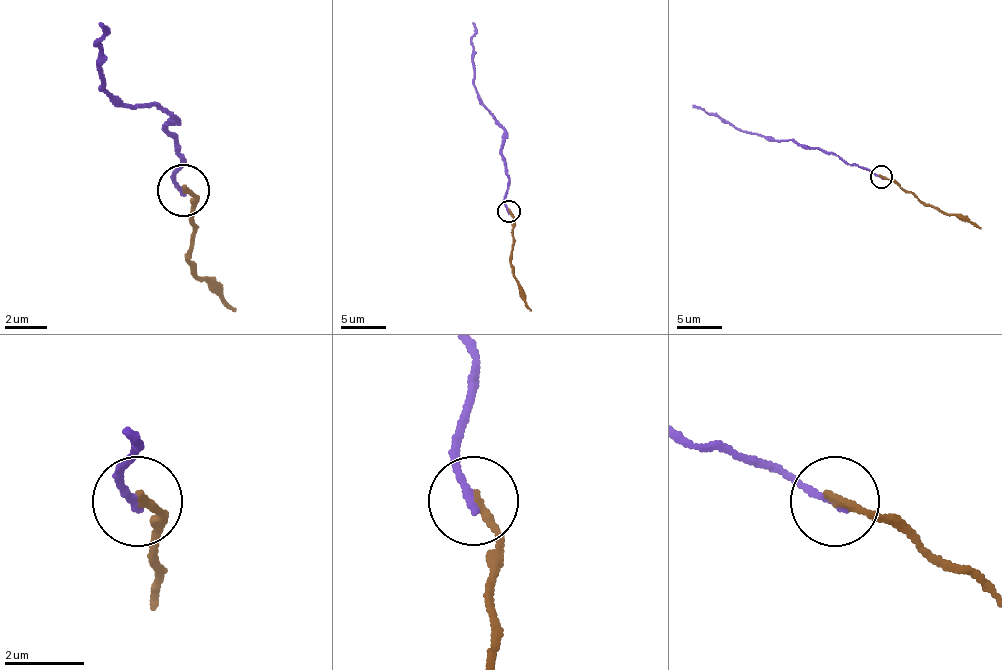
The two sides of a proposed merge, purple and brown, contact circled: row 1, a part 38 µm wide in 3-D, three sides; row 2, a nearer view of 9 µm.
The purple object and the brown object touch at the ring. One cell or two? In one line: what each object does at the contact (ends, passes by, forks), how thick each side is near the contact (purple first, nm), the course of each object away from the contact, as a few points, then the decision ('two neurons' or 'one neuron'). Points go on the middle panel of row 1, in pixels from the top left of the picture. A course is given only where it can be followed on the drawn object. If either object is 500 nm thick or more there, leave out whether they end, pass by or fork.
purple ends there; brown ends there; 200 nm thick on the purple side, 200 nm on the other; purple runs (508, 210), (508, 177), (501, 150), (503, 127), (481, 100), (474, 76), (472, 22); brown runs (508, 210), (515, 226), (510, 264), (517, 277), (519, 295), (530, 311); two neurons

